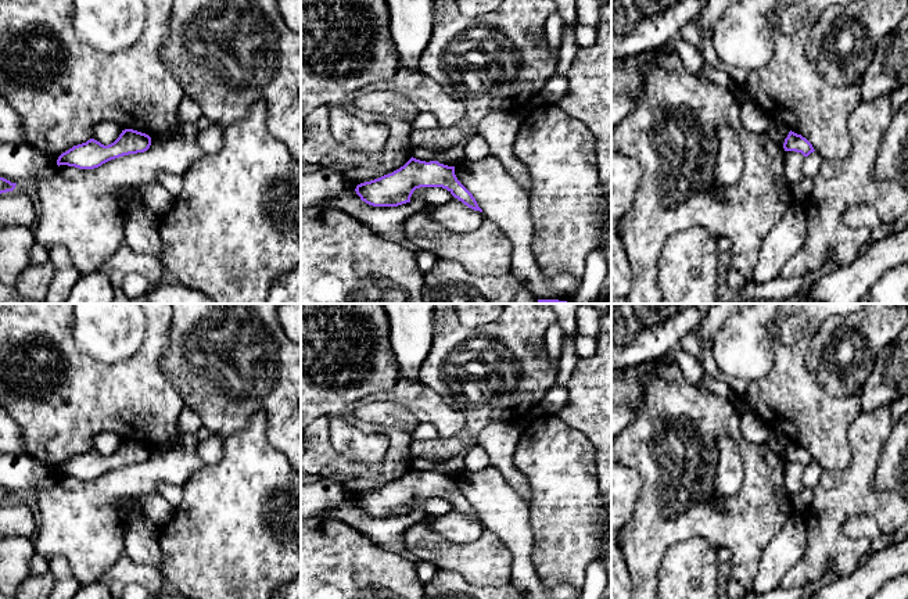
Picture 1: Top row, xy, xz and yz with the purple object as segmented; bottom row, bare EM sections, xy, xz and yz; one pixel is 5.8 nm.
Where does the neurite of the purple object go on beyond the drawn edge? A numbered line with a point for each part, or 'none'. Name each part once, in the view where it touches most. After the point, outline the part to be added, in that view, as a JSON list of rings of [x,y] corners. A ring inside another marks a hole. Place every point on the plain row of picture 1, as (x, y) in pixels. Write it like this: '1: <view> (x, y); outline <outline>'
none

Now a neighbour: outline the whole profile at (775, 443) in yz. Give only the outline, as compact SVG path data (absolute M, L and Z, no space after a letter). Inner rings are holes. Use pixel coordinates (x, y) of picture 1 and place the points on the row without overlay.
M771 433L767 438L765 444L767 446L776 455L783 456L785 449L787 448L790 440L785 435L774 434Z

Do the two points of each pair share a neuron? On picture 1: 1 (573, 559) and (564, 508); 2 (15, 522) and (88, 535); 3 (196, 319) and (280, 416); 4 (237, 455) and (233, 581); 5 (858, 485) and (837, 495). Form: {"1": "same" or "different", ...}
{"1": "same", "2": "different", "3": "same", "4": "same", "5": "same"}

